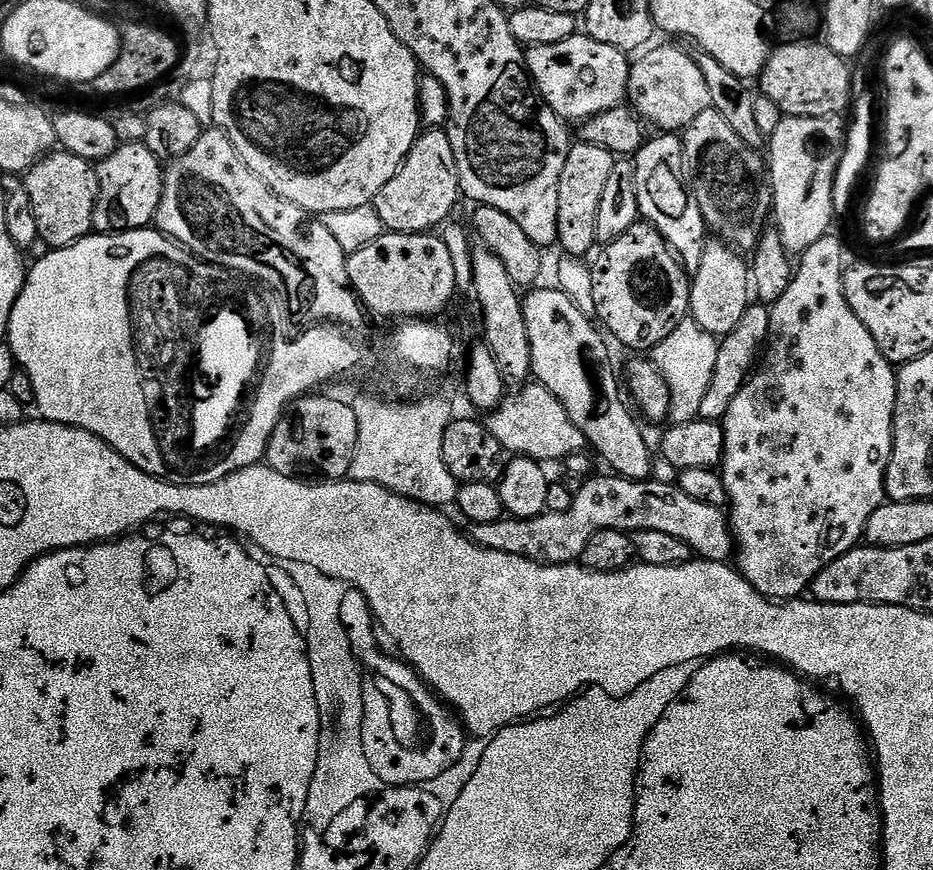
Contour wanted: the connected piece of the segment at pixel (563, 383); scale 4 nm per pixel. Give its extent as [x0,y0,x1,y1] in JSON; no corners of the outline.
[523,286,653,480]

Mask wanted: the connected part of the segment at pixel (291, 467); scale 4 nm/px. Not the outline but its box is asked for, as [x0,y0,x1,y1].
[266,395,358,482]

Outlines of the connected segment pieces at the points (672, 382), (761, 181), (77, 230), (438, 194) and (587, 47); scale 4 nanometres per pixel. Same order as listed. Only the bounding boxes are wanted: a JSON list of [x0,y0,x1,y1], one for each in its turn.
[[650,318,719,417],[682,110,773,254],[23,150,98,250],[374,130,462,234],[527,34,630,122]]

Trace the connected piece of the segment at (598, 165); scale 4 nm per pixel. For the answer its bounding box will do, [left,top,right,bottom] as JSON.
[556,142,617,258]

